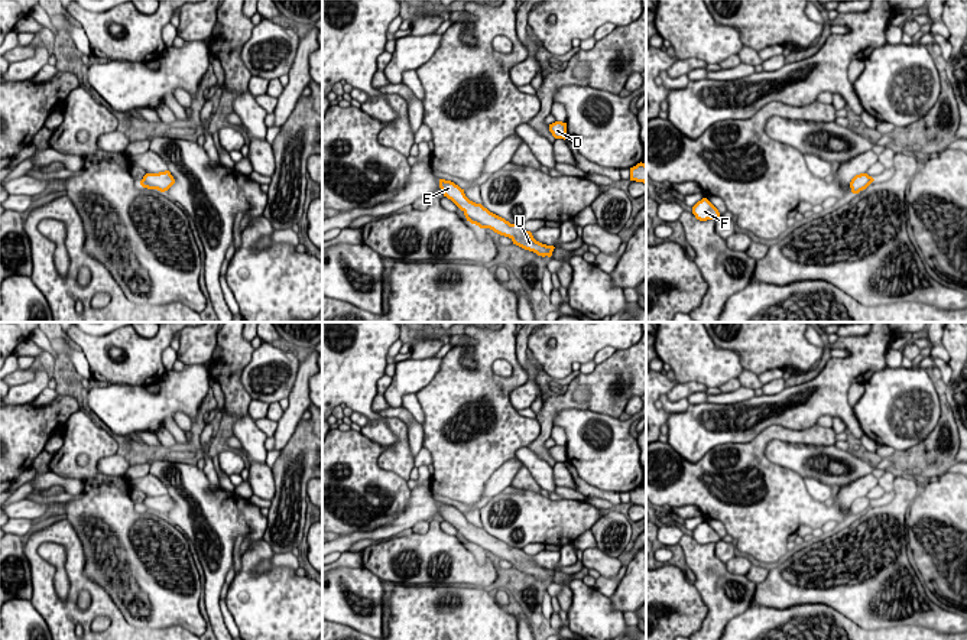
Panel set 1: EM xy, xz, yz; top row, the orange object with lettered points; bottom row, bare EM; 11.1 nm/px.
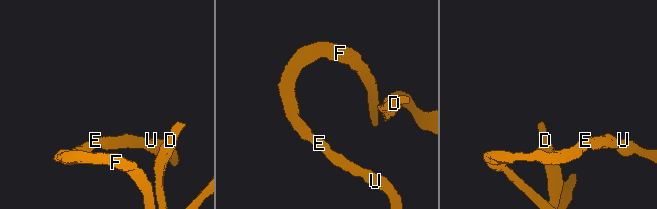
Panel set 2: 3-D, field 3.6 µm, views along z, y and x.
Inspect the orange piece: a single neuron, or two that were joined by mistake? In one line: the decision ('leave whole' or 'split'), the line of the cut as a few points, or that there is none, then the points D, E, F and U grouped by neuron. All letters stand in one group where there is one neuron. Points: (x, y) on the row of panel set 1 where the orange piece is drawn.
leave whole; cut none; groups D E F U

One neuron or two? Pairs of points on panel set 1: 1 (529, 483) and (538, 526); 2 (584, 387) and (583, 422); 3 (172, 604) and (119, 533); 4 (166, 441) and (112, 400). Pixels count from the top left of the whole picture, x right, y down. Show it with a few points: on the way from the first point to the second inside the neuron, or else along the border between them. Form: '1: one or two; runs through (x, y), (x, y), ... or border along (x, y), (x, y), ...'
1: two; border along (519, 489), (539, 493)
2: two; border along (616, 418), (583, 409), (562, 409), (552, 425)
3: one; runs through (159, 587), (132, 551)
4: two; border along (162, 424), (153, 432)

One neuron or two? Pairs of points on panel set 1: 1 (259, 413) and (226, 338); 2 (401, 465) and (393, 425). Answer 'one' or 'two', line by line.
1: two
2: one

